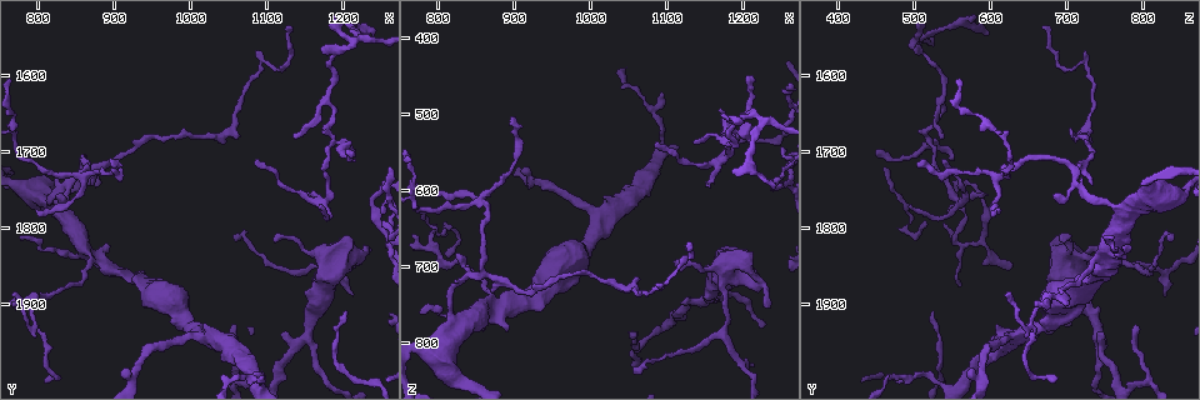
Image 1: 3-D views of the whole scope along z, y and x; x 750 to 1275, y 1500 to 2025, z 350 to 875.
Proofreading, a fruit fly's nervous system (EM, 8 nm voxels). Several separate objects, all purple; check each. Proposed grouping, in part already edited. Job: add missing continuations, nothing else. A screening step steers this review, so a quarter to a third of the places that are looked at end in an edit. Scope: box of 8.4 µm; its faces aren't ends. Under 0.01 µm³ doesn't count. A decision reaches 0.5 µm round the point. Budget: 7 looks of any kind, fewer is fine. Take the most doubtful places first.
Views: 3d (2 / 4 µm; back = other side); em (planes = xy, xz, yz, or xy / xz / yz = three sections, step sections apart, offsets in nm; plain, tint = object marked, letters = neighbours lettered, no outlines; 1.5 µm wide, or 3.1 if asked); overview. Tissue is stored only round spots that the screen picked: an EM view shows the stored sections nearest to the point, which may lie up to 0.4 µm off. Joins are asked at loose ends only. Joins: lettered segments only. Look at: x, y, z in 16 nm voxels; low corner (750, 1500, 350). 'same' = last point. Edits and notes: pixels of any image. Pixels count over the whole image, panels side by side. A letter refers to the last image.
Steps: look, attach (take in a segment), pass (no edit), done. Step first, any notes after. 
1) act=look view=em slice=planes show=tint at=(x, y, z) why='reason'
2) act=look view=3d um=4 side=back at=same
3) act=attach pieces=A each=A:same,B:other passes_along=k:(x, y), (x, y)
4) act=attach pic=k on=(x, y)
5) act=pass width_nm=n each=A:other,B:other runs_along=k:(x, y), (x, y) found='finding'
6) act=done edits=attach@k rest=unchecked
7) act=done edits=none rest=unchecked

act=look view=3d um=2 at=(1135, 1530, 670) why='tapers out'

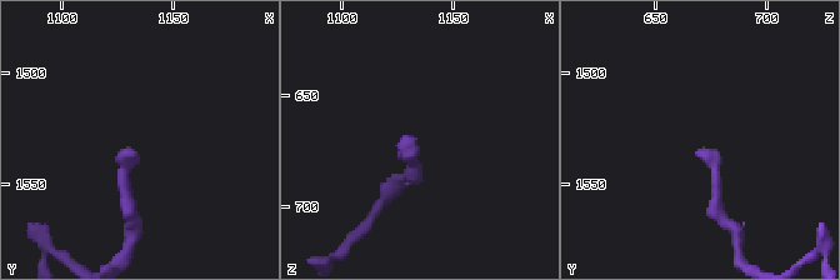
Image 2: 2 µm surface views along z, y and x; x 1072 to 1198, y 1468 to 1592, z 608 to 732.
act=look view=em slice=xy step=8 show=tint at=(1132, 1534, 670)

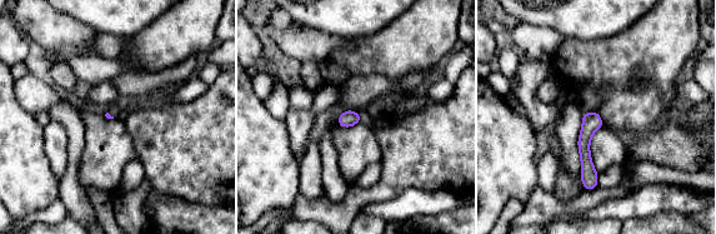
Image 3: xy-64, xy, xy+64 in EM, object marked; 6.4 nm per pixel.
act=look view=em slice=planes show=letters at=same why='another direction'

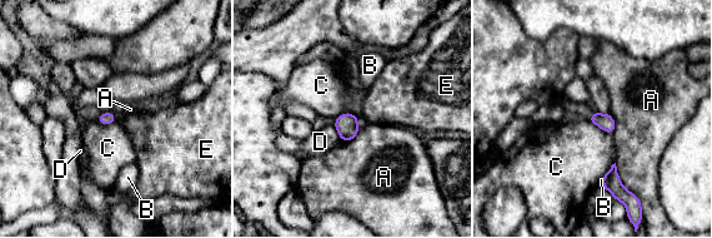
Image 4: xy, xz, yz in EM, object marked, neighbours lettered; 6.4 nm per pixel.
act=pass each=A:other,B:other,C:other,D:other,E:other border=4:(587, 119), (612, 135) found='none of them fits'

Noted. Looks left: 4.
act=look view=em slice=planes show=letters at=(1245, 1545, 595)

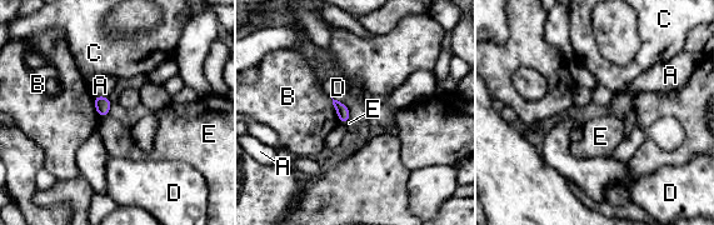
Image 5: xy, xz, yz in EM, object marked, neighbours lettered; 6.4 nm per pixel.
act=pass each=A:other,B:other,C:other,D:other,E:other border=5:(108, 114), (100, 118) found='no lettered segment goes on from it'

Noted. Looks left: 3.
act=look view=3d um=4 at=(1050, 1925, 795)

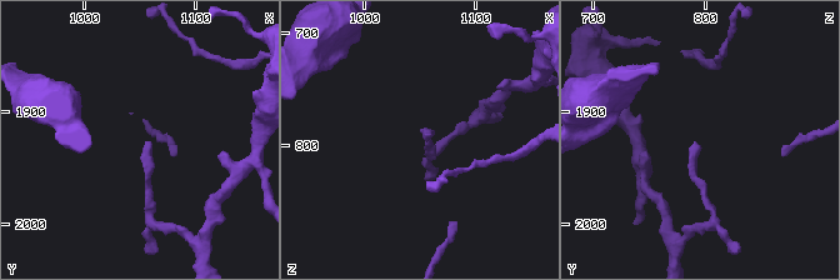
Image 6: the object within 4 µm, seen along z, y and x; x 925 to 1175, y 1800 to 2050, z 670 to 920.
act=look view=em slice=xy step=4 show=letters at=(1052, 1930, 794) why='shape alone is not enough'

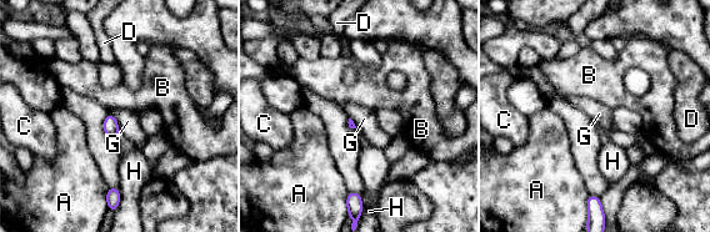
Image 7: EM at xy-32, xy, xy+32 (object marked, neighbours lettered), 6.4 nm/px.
act=pass each=A:other,B:other,C:other,D:other,G:other,H:other found='no lettered segment goes on from it'

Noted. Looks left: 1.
act=done edits=none rest=unchecked

